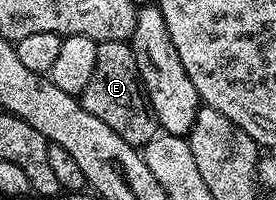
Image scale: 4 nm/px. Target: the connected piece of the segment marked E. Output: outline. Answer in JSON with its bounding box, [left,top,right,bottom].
[80,41,160,148]

